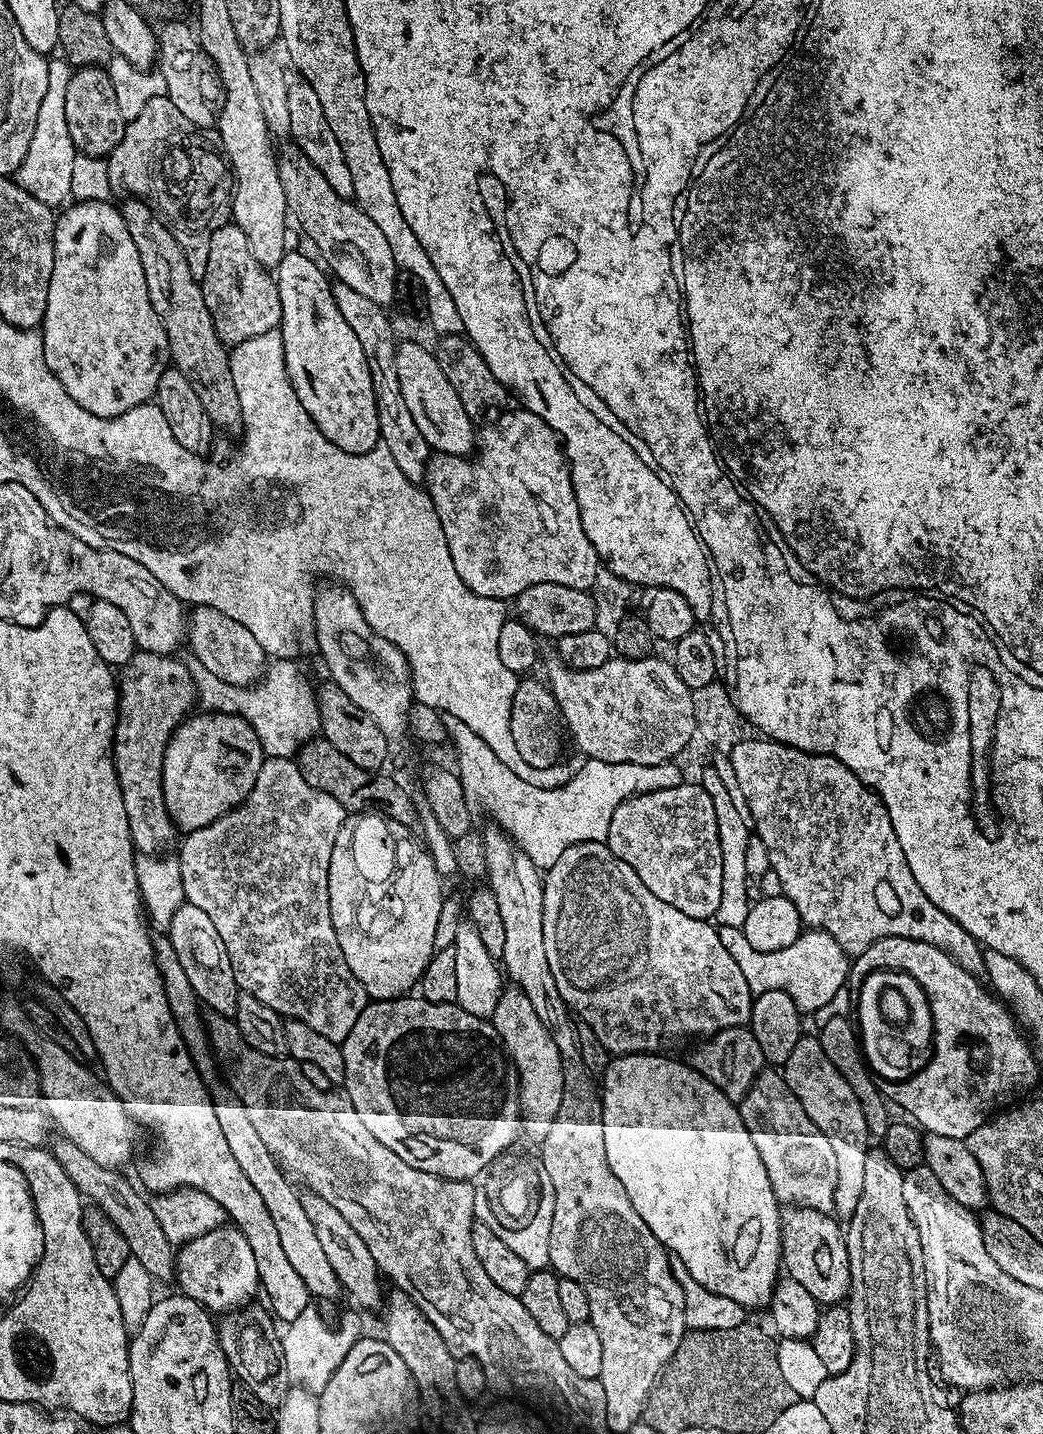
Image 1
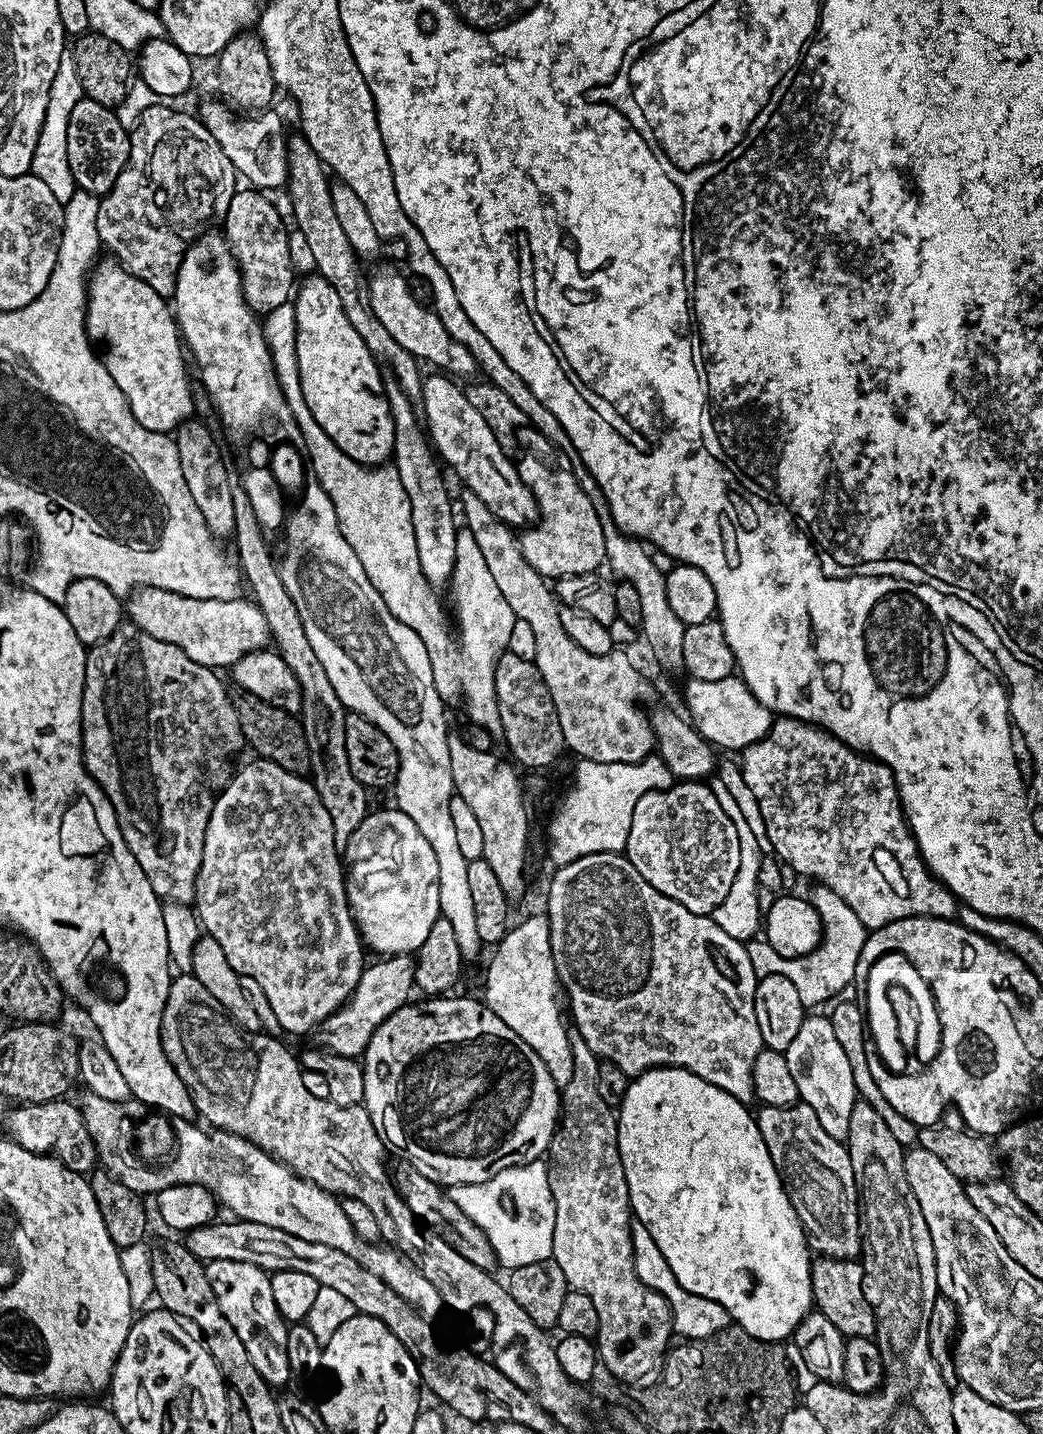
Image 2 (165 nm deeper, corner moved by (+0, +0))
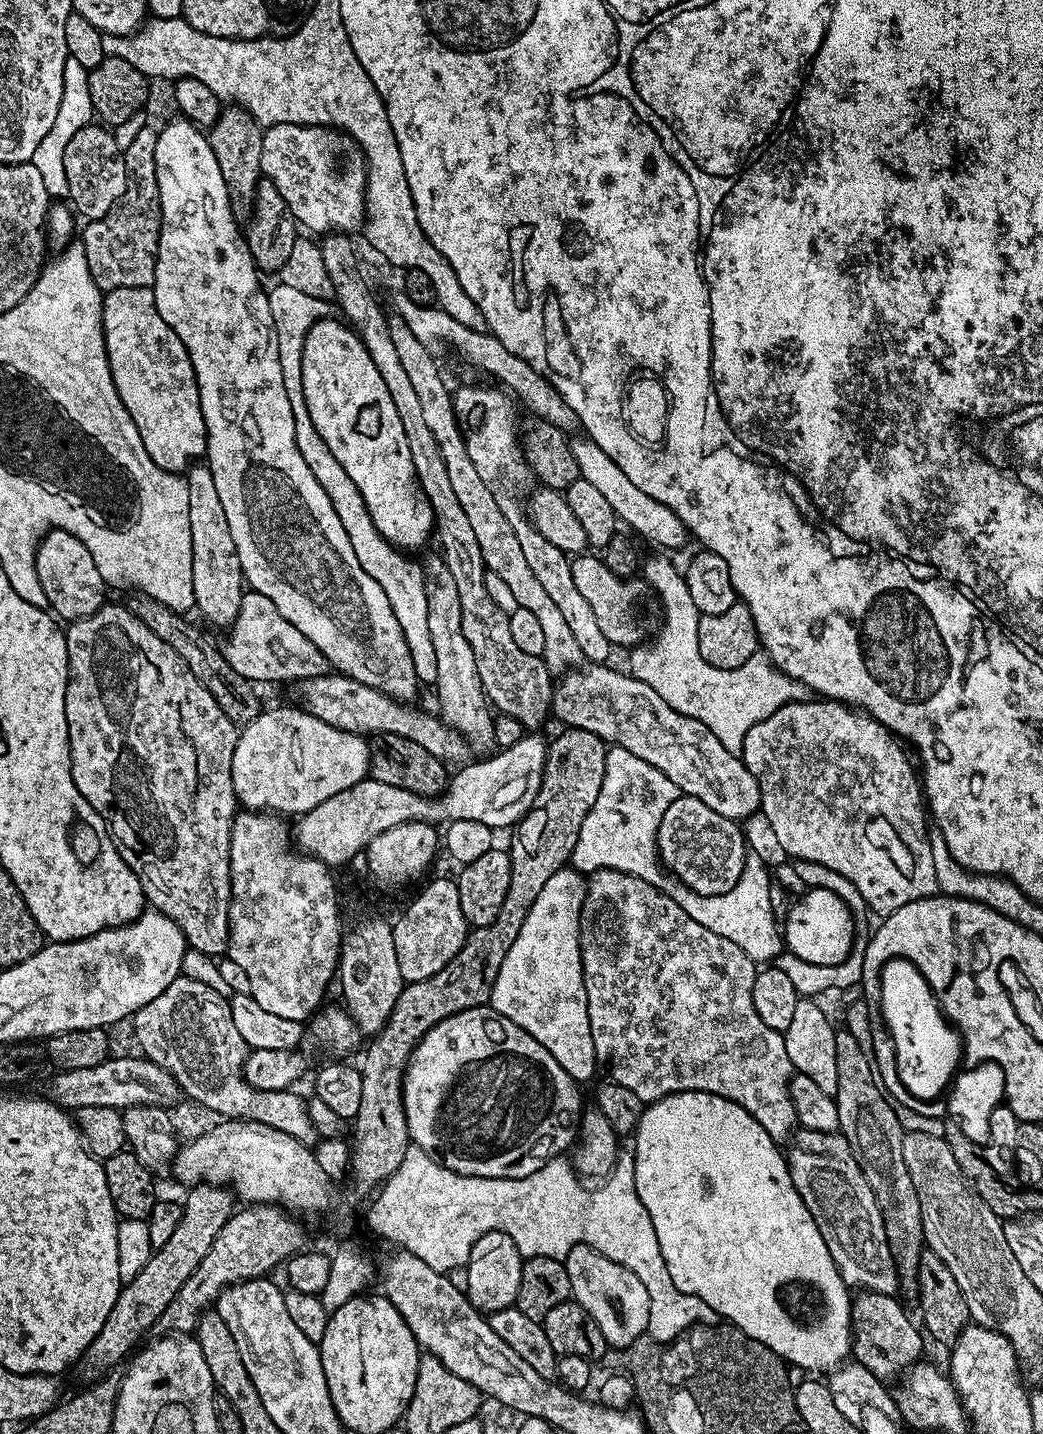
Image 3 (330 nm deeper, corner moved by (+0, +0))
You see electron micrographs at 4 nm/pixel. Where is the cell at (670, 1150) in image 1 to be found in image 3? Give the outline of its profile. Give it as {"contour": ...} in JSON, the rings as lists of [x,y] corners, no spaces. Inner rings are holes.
{"contour":[[[679,1092],[647,1105],[636,1127],[635,1140],[636,1148],[631,1149],[634,1158],[634,1186],[638,1190],[638,1198],[642,1198],[642,1206],[646,1206],[646,1214],[650,1214],[650,1222],[654,1222],[656,1241],[661,1246],[681,1244],[684,1248],[700,1248],[696,1264],[700,1267],[701,1274],[724,1280],[725,1290],[736,1295],[736,1309],[731,1309],[727,1313],[728,1317],[739,1324],[750,1338],[770,1346],[770,1350],[774,1350],[774,1354],[778,1354],[789,1365],[802,1367],[808,1374],[828,1374],[845,1363],[852,1350],[853,1297],[848,1296],[849,1285],[845,1284],[834,1258],[830,1258],[830,1250],[826,1250],[826,1242],[822,1242],[822,1234],[790,1178],[788,1162],[781,1145],[772,1140],[770,1134],[766,1134],[766,1130],[758,1126],[758,1122],[754,1122],[754,1118],[746,1114],[742,1106],[738,1106],[738,1102],[730,1102],[709,1092]]]}

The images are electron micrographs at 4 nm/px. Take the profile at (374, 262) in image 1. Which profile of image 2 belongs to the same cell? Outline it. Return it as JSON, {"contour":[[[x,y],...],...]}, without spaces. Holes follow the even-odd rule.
{"contour":[[[380,268],[368,280],[370,306],[374,306],[374,315],[382,326],[411,356],[425,365],[433,364],[433,369],[443,370],[453,377],[477,375],[478,369],[474,354],[462,346],[462,342],[454,342],[450,334],[446,334],[446,326],[442,326],[439,314],[431,307],[419,305],[414,300],[408,285],[409,277],[403,271],[395,272],[392,268]]]}

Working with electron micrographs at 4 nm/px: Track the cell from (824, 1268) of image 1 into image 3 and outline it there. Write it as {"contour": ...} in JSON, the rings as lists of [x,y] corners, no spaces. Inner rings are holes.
{"contour":[[[861,1291],[852,1301],[851,1355],[855,1363],[866,1366],[870,1374],[885,1382],[895,1381],[907,1372],[923,1357],[920,1355],[924,1352],[925,1337],[917,1321],[908,1317],[907,1310],[898,1301],[896,1296],[866,1291]]]}

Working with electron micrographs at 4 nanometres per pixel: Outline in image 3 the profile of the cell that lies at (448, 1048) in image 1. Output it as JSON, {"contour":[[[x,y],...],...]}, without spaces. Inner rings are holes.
{"contour":[[[481,1006],[462,1010],[450,1018],[442,1018],[438,1026],[430,1029],[423,1038],[416,1043],[416,1049],[412,1051],[412,1057],[404,1067],[404,1109],[406,1110],[406,1126],[408,1127],[408,1138],[411,1143],[416,1144],[422,1150],[426,1150],[430,1155],[435,1156],[444,1167],[454,1170],[463,1176],[477,1176],[478,1178],[502,1178],[503,1180],[517,1180],[526,1178],[534,1174],[540,1168],[546,1166],[554,1157],[567,1153],[573,1147],[574,1141],[580,1131],[580,1114],[582,1103],[580,1104],[581,1085],[522,1026],[510,1022],[502,1014],[498,1014],[491,1006]]]}

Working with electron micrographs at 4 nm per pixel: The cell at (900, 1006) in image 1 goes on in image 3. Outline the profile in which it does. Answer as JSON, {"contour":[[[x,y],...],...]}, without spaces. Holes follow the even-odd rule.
{"contour":[[[891,960],[879,974],[880,1012],[884,1015],[884,1024],[892,1035],[892,1048],[896,1051],[896,1072],[900,1075],[899,1087],[905,1088],[909,1096],[916,1100],[936,1100],[939,1092],[952,1084],[958,1072],[956,1063],[962,1060],[962,1041],[953,1025],[949,1023],[936,996],[930,990],[926,978],[909,960]]]}

